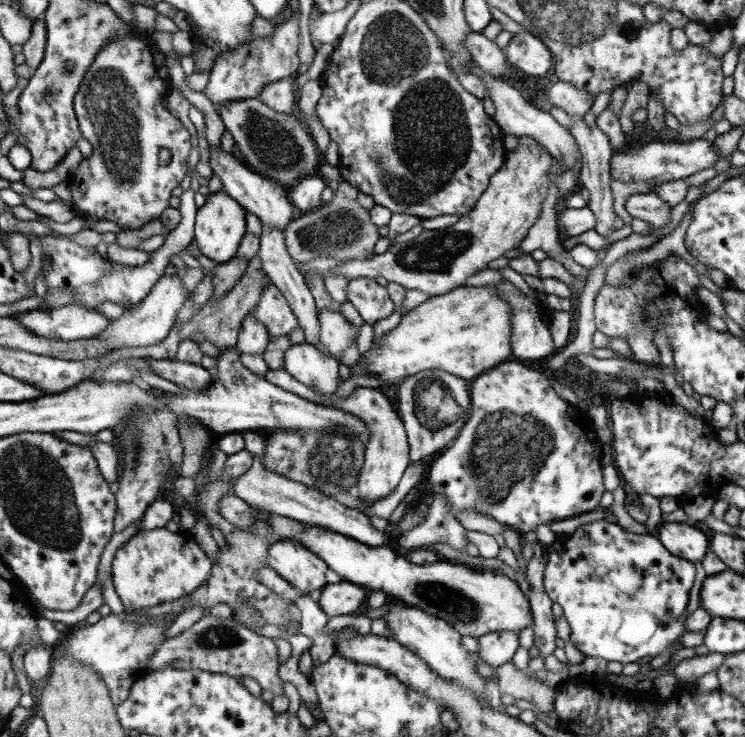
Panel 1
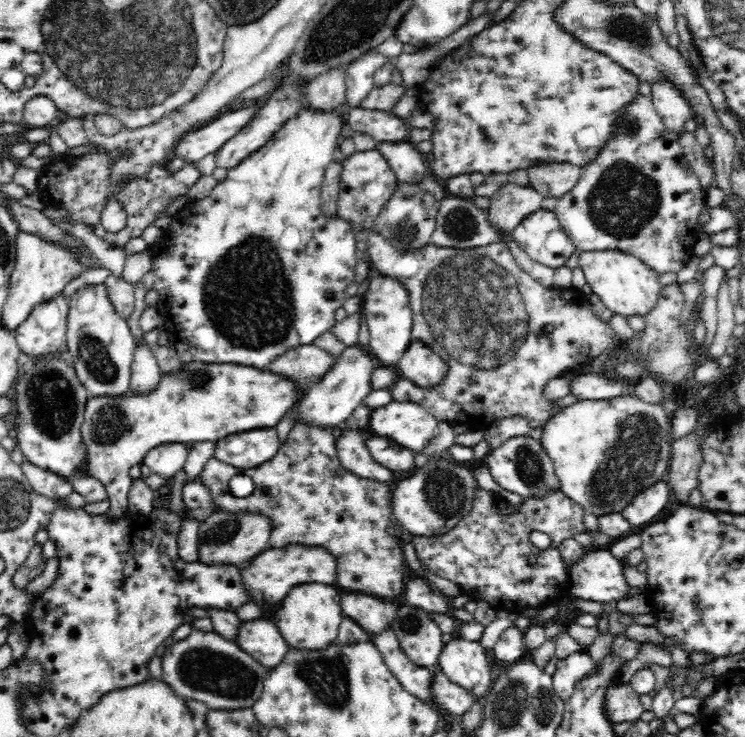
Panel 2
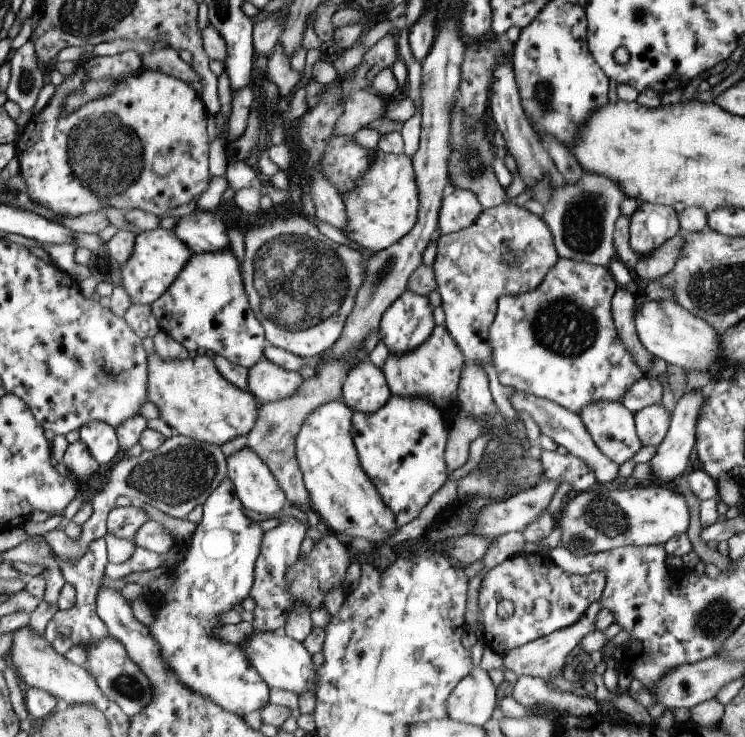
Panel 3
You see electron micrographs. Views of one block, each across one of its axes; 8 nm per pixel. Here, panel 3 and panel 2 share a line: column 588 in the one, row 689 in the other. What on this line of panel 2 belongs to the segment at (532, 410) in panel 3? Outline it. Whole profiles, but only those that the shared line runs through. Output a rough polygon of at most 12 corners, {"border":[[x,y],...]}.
{"border":[[439,665],[430,668],[434,701],[452,717],[479,702],[450,681]]}

